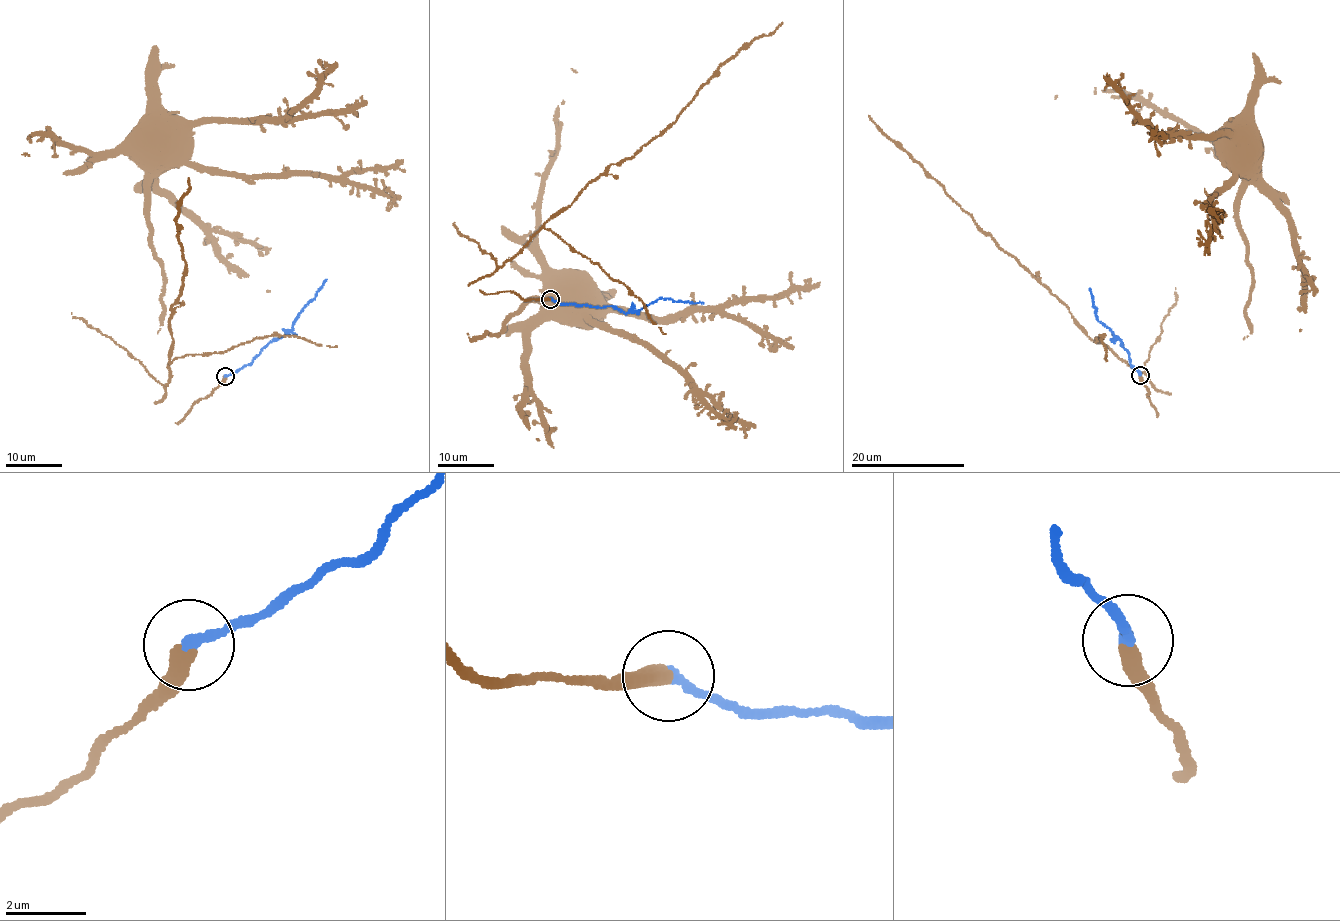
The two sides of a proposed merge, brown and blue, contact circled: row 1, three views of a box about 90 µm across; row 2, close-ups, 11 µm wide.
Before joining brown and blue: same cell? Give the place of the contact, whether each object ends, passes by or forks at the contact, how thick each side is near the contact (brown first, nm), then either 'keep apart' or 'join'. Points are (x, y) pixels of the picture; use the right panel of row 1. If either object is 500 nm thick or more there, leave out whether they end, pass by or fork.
at (1140, 375); brown ends there; blue ends there; 420 nm thick on the brown side, 260 nm on the other; join

